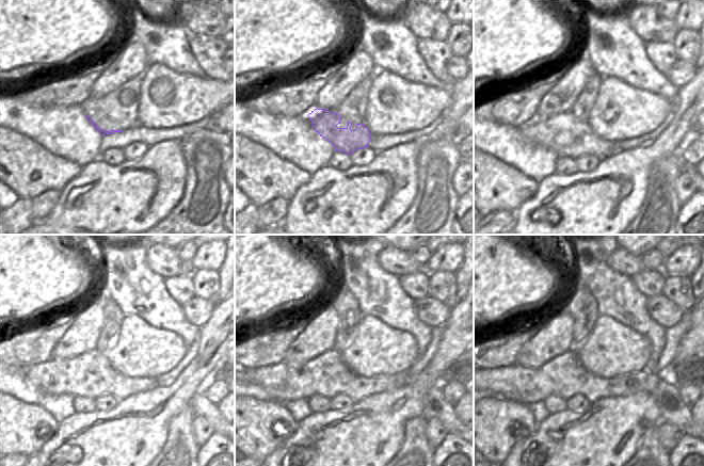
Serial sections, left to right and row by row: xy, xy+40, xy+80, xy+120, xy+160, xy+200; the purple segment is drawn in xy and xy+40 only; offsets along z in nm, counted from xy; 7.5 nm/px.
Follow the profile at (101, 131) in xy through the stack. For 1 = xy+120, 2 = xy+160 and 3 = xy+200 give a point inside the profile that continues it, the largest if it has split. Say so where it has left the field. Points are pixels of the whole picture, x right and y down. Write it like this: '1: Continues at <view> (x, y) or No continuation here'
1: Continues at xy+120 (80, 376)
2: Continues at xy+160 (284, 382)
3: Continues at xy+200 (561, 376)

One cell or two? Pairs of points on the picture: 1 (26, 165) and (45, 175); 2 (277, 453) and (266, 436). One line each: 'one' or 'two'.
1: one
2: two

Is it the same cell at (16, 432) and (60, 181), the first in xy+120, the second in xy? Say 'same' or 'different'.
different

